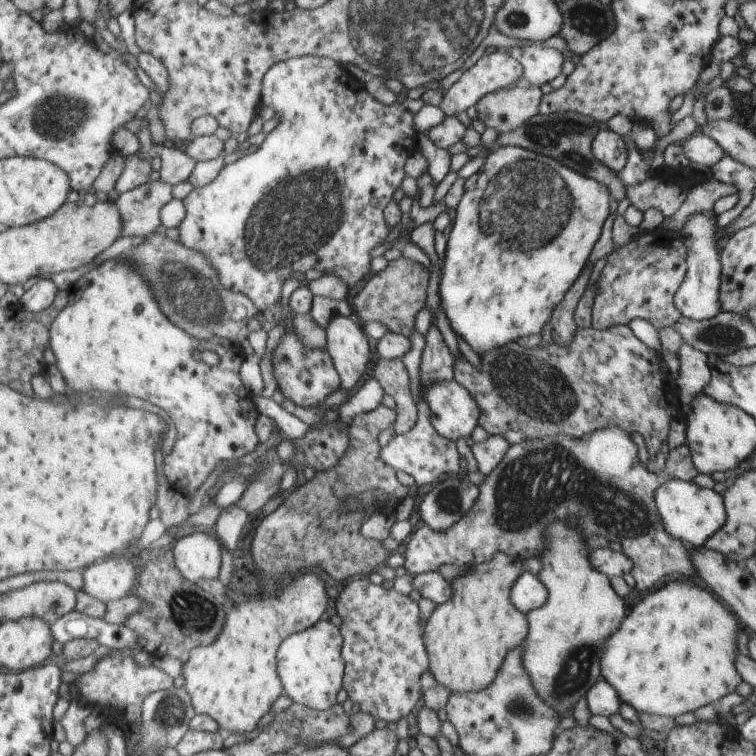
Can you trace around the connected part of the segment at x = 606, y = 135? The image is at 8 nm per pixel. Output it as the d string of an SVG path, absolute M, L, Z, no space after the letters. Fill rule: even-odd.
M600 130L591 144L591 152L606 168L614 172L616 178L620 178L619 172L626 166L628 150L622 136L610 130Z

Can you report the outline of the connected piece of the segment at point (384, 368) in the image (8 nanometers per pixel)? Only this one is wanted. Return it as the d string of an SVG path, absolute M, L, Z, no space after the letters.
M402 358L380 359L374 370L374 378L382 385L391 403L396 403L398 417L393 425L395 434L410 432L416 425L416 404L410 394L410 378Z

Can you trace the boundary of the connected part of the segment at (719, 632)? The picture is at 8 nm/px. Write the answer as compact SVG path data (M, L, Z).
M680 580L680 582L666 583L664 588L656 590L656 593L648 594L644 596L643 600L636 602L632 608L632 613L628 614L624 618L620 629L616 630L615 634L612 634L611 638L604 644L602 648L602 677L617 691L619 700L622 704L628 704L630 708L638 713L659 715L661 717L676 718L684 712L694 712L704 706L715 704L720 701L722 696L730 694L736 690L736 686L742 682L742 676L736 672L736 665L734 662L734 656L738 652L738 618L734 616L734 612L728 608L728 606L720 606L720 602L704 588L698 588L696 584L688 582L688 580Z

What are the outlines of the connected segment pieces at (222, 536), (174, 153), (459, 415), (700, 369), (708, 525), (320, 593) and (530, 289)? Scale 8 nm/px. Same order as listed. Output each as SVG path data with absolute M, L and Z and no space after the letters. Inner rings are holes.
M232 503L232 506L222 510L222 514L216 520L213 533L218 534L220 542L223 542L224 546L228 546L228 551L231 554L232 550L237 548L246 520L248 520L248 513L240 508L237 503Z
M153 143L153 147L157 150L157 156L161 159L161 169L159 180L179 186L182 182L190 179L194 174L199 161L194 160L190 154L186 154L180 145L175 148L164 146L164 144Z
M434 382L424 388L424 398L430 406L435 429L450 442L457 442L472 434L478 422L478 404L462 384Z
M683 344L677 353L680 360L678 370L678 383L680 402L684 404L684 412L687 415L692 412L692 400L702 393L704 386L710 382L710 366L704 352Z
M676 479L661 485L655 494L655 504L668 536L680 542L688 542L692 549L706 546L711 537L725 526L726 510L722 496L713 489L697 486L694 481Z
M316 571L282 582L278 594L266 600L246 600L228 612L228 626L212 646L200 646L184 663L182 677L192 694L197 715L212 716L218 729L248 734L282 694L277 672L278 646L291 634L314 626L328 606L324 580Z
M513 145L490 151L482 168L465 180L464 193L447 229L448 242L438 294L454 336L462 338L482 358L490 350L516 342L520 337L542 334L544 324L575 285L598 242L610 214L608 208L608 190L600 182L560 164L559 159ZM558 224L564 224L560 234L556 234ZM498 234L508 234L508 242L500 246ZM514 250L526 250L526 262L522 262L522 256L514 254Z

